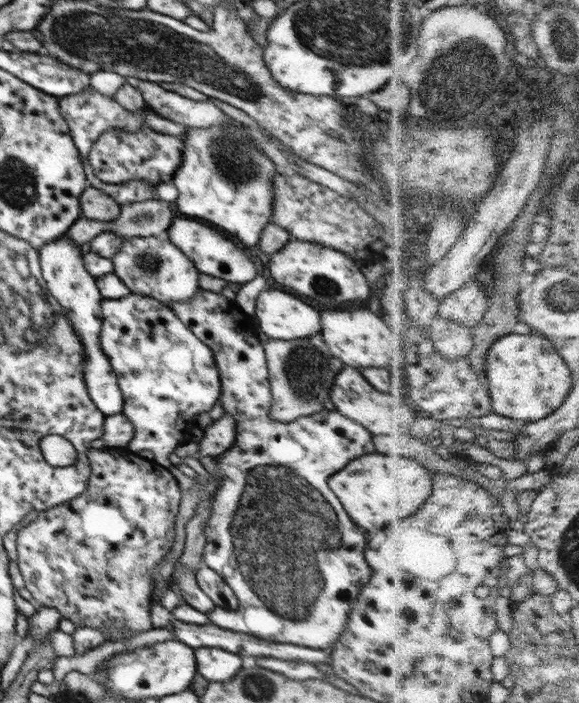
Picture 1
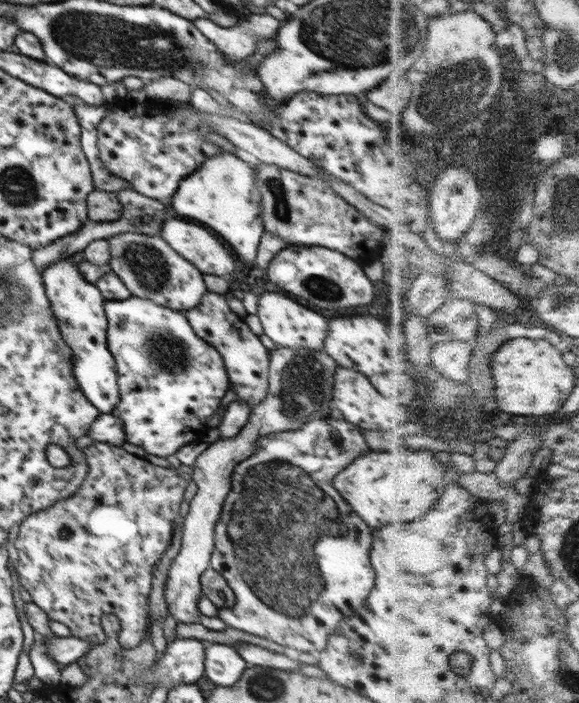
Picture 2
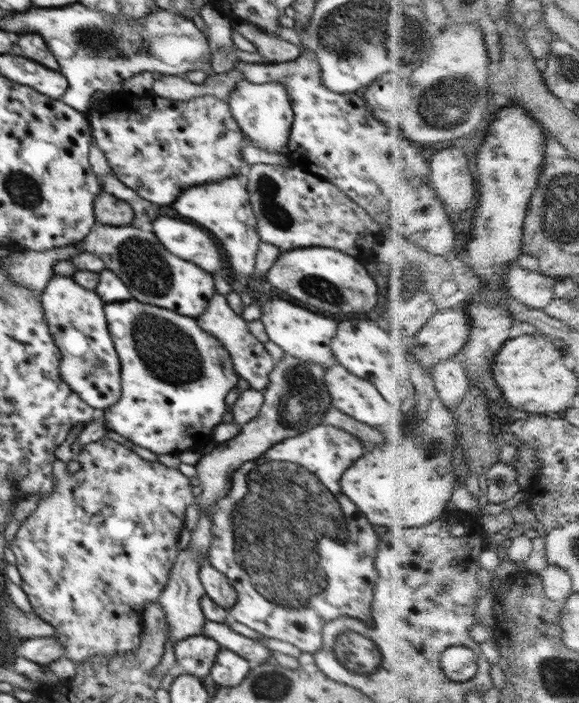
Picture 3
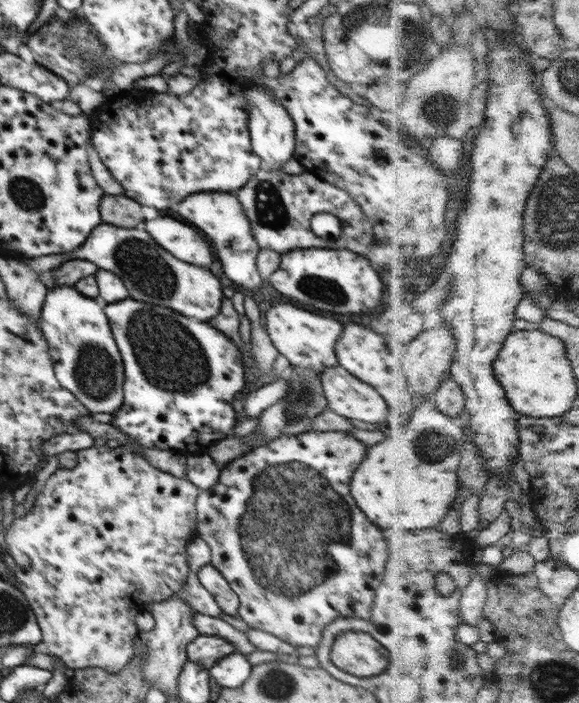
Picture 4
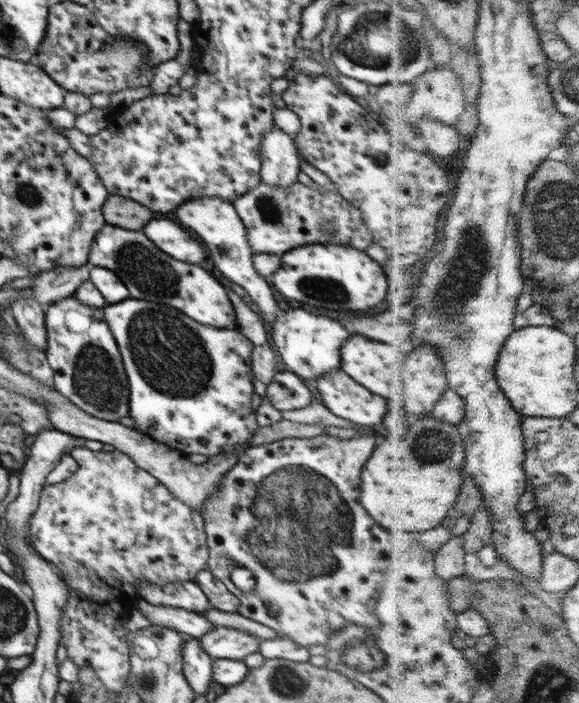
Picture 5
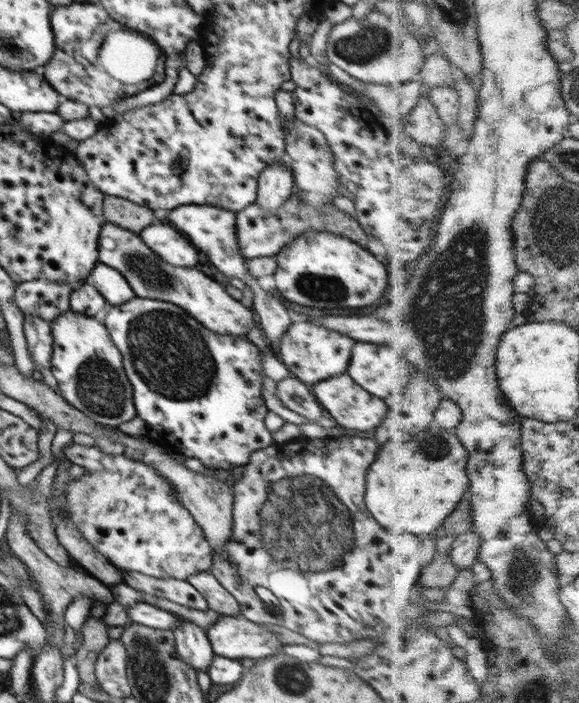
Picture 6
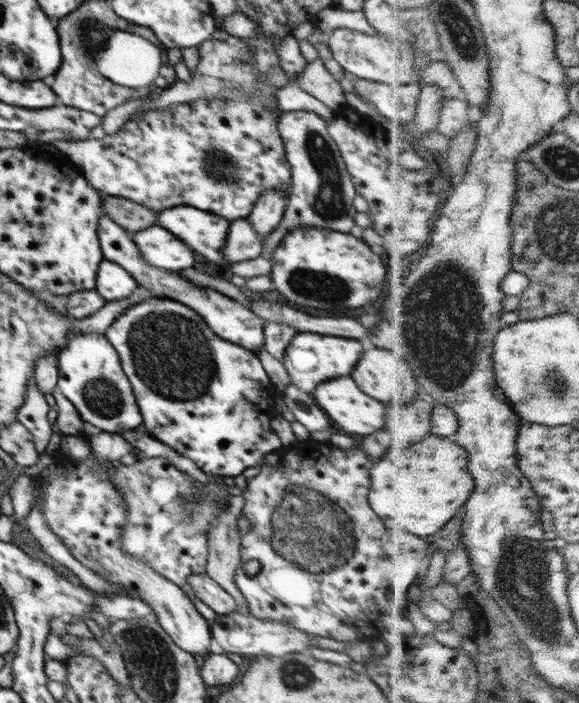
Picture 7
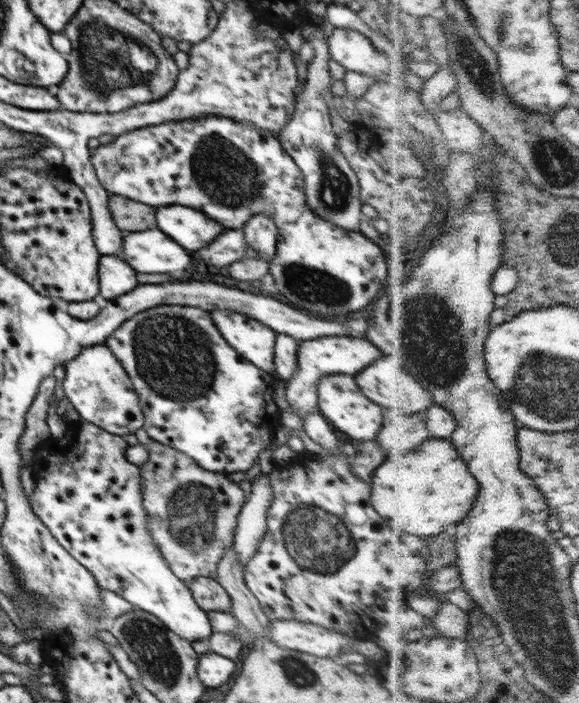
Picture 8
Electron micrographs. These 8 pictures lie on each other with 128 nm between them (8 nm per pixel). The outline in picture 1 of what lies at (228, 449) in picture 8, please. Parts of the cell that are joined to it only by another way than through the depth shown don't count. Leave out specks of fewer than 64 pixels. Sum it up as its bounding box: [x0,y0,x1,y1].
[100,293,220,469]

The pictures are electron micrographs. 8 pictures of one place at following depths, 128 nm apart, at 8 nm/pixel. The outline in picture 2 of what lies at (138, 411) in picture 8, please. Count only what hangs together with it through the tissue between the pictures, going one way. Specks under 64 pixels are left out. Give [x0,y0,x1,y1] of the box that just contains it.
[41,257,120,413]

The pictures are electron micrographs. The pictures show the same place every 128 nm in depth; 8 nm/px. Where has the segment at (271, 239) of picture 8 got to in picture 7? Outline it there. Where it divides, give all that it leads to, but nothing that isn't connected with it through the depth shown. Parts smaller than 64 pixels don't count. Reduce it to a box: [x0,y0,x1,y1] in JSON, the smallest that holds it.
[248,187,289,238]

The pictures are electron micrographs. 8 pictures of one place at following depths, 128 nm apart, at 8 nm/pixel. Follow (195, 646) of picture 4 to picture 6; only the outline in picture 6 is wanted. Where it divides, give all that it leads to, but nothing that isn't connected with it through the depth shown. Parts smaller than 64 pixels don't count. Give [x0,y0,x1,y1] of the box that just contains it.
[206,615,284,661]

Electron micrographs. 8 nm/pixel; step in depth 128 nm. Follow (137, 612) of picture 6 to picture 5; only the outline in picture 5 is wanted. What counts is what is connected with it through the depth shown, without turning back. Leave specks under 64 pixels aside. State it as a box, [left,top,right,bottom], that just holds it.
[137,598,215,638]

